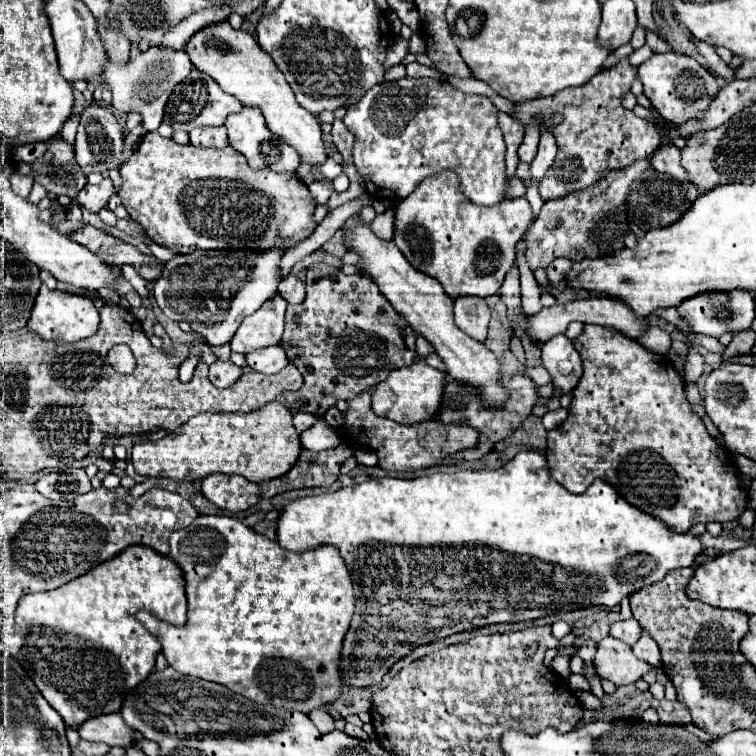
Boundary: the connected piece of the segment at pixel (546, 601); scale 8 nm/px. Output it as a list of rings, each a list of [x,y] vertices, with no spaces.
[[[527,450],[519,452],[513,460],[509,460],[505,466],[497,470],[483,470],[483,472],[473,472],[473,470],[461,470],[455,474],[431,474],[423,478],[413,478],[413,480],[399,480],[399,478],[379,478],[379,480],[369,480],[363,484],[347,486],[331,494],[319,494],[319,496],[309,496],[295,500],[285,506],[277,520],[277,542],[281,548],[289,552],[307,552],[315,550],[321,544],[329,544],[339,548],[345,566],[353,578],[353,590],[355,590],[355,600],[357,608],[349,626],[349,634],[343,640],[343,650],[341,650],[341,660],[339,660],[339,674],[343,678],[343,686],[351,688],[367,688],[373,684],[381,684],[383,676],[389,672],[389,668],[409,656],[417,646],[441,640],[445,636],[457,634],[457,632],[469,632],[475,628],[491,626],[491,624],[509,624],[509,622],[527,622],[527,620],[537,620],[545,618],[551,614],[559,612],[571,612],[587,606],[607,606],[615,608],[621,604],[623,598],[631,596],[635,590],[641,590],[641,586],[655,584],[665,578],[667,572],[683,566],[693,566],[695,556],[703,552],[703,544],[699,536],[693,536],[691,532],[671,532],[669,526],[665,526],[659,518],[641,512],[635,506],[629,506],[625,498],[621,498],[615,488],[603,480],[595,480],[587,492],[583,494],[571,494],[567,492],[561,484],[557,484],[547,468],[547,460],[543,454]]]

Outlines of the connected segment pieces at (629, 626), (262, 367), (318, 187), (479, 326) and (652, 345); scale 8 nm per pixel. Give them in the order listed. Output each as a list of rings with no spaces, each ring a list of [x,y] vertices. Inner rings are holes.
[[[633,618],[625,620],[625,622],[619,620],[611,626],[611,636],[617,638],[617,640],[623,640],[629,646],[633,646],[641,638],[641,626]]]
[[[281,346],[259,348],[259,350],[249,352],[245,358],[247,358],[247,366],[255,372],[261,372],[261,374],[275,374],[289,364],[285,350]]]
[[[323,178],[323,182],[313,182],[313,184],[309,184],[309,190],[311,190],[315,202],[317,202],[317,204],[323,204],[323,202],[329,200],[329,196],[331,196],[331,192],[333,192],[333,184],[331,184],[331,180]]]
[[[463,296],[455,300],[455,324],[477,342],[485,342],[489,324],[489,306],[483,298]]]
[[[655,326],[651,328],[651,332],[645,338],[639,338],[639,342],[647,350],[651,350],[655,354],[667,354],[667,350],[671,348],[671,336],[669,336],[669,332],[665,332],[661,328],[655,328]]]

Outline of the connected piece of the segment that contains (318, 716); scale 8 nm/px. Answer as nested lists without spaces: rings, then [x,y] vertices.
[[[321,708],[311,710],[311,712],[309,712],[309,718],[313,720],[313,724],[315,724],[323,734],[335,730],[335,720],[333,720],[325,710],[321,710]]]

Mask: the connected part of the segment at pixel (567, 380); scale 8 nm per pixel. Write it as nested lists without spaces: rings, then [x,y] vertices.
[[[559,334],[541,344],[541,358],[545,370],[551,374],[553,388],[561,394],[569,394],[581,378],[581,356],[573,350],[571,340],[565,334]]]

